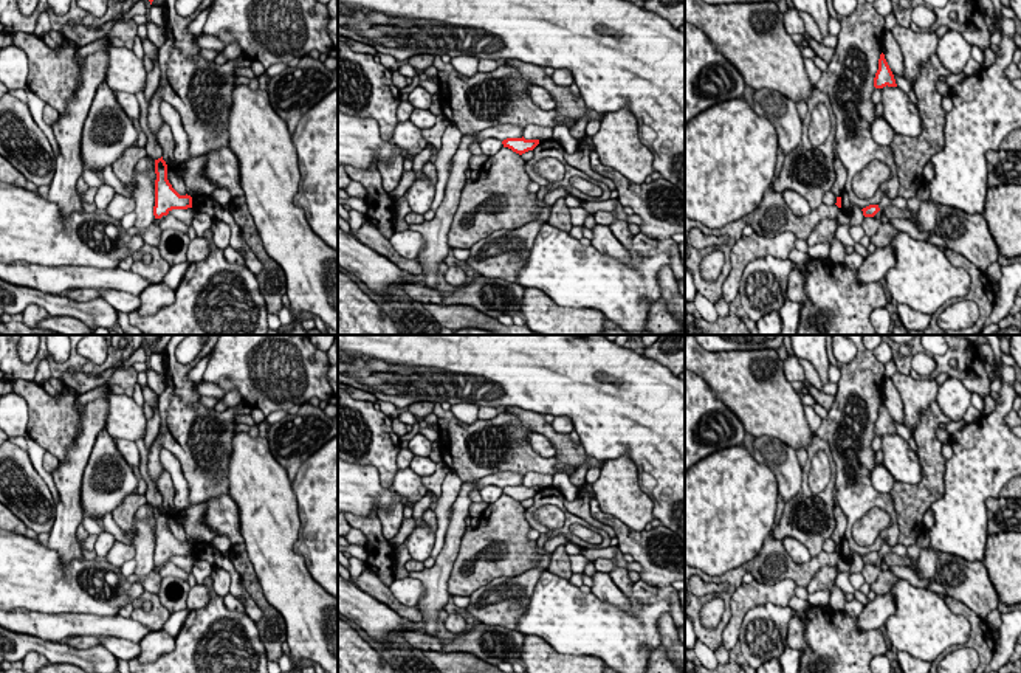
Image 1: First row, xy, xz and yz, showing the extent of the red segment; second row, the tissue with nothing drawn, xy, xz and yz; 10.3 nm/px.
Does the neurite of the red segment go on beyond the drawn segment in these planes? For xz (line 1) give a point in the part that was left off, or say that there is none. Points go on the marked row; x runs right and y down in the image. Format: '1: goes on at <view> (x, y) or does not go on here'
1: does not go on here

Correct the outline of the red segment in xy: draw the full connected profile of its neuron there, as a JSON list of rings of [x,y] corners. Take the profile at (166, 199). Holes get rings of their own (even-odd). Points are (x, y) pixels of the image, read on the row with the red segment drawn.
[[[161,158],[155,160],[155,219],[167,216],[172,209],[187,209],[192,208],[191,195],[180,195],[167,180],[167,164]]]

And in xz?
[[[507,138],[502,141],[504,147],[511,149],[513,152],[522,155],[528,150],[533,150],[538,144],[539,140],[525,140],[522,138]]]

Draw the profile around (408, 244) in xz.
[[[411,230],[401,233],[395,231],[389,240],[397,253],[406,259],[417,259],[425,245],[421,234]]]

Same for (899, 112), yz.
[[[899,87],[882,88],[883,119],[891,126],[894,133],[917,136],[922,132],[922,118],[911,102],[908,93]]]

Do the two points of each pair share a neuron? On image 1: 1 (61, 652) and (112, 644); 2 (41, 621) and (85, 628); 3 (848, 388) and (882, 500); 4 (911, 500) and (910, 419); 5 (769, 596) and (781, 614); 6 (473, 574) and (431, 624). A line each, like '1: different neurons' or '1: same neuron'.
1: different neurons
2: same neuron
3: same neuron
4: different neurons
5: different neurons
6: different neurons

